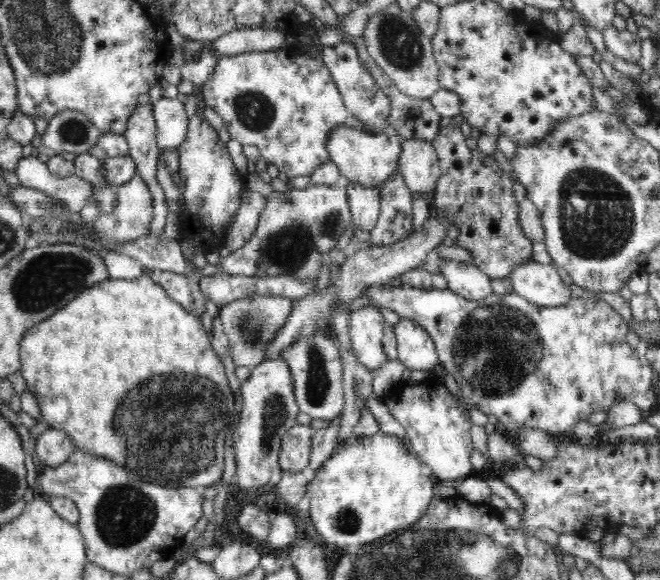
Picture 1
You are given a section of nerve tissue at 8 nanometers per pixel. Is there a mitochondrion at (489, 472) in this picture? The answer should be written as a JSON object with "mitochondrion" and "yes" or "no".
{"mitochondrion":"no"}

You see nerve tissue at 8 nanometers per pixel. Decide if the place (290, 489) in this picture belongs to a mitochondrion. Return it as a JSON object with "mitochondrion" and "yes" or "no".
{"mitochondrion":"no"}

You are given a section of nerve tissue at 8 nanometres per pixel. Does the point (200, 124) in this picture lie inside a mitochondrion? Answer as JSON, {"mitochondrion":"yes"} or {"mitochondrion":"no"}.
{"mitochondrion":"no"}

